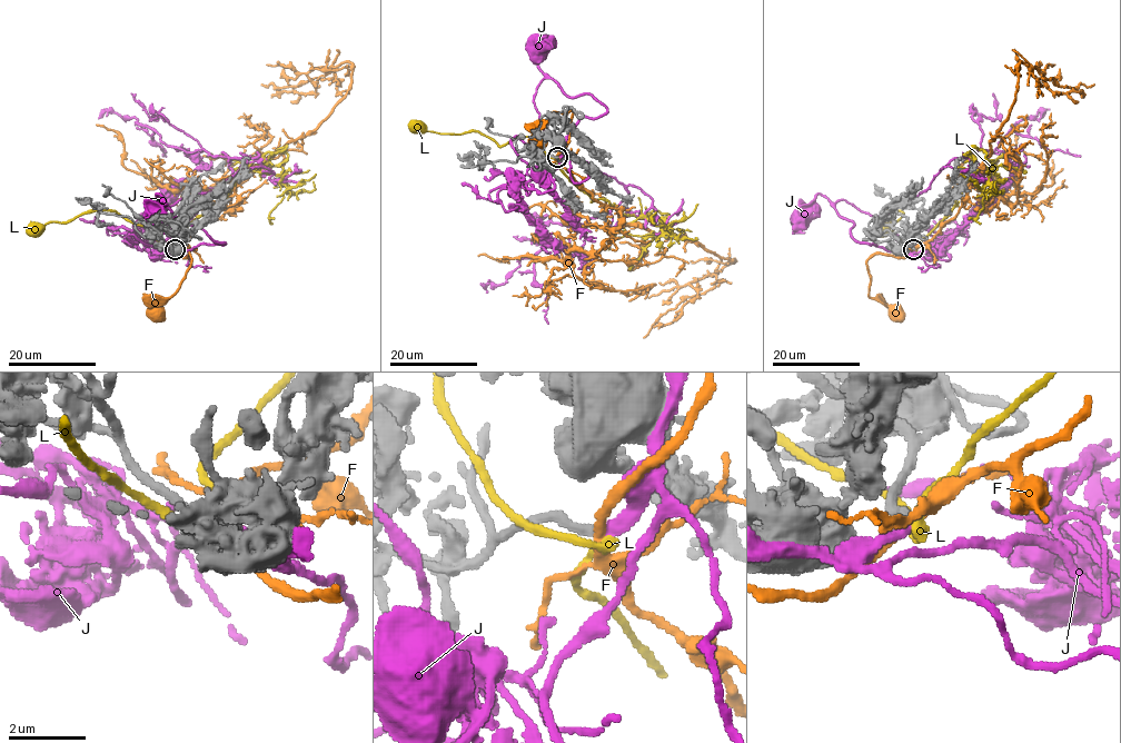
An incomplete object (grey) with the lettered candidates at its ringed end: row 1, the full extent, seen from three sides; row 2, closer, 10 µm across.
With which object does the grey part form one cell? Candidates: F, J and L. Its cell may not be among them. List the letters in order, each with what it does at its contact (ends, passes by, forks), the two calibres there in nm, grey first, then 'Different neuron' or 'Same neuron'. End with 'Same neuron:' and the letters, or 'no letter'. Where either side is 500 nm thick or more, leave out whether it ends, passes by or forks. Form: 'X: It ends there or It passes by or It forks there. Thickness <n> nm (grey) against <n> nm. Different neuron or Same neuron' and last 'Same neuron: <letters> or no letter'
F: It forks there. Thickness 220 nm (grey) against 170 nm. Different neuron
J: It ends there. Thickness 220 nm (grey) against 240 nm. Same neuron
L: It passes by. Thickness 220 nm (grey) against 240 nm. Different neuron
Same neuron: J

